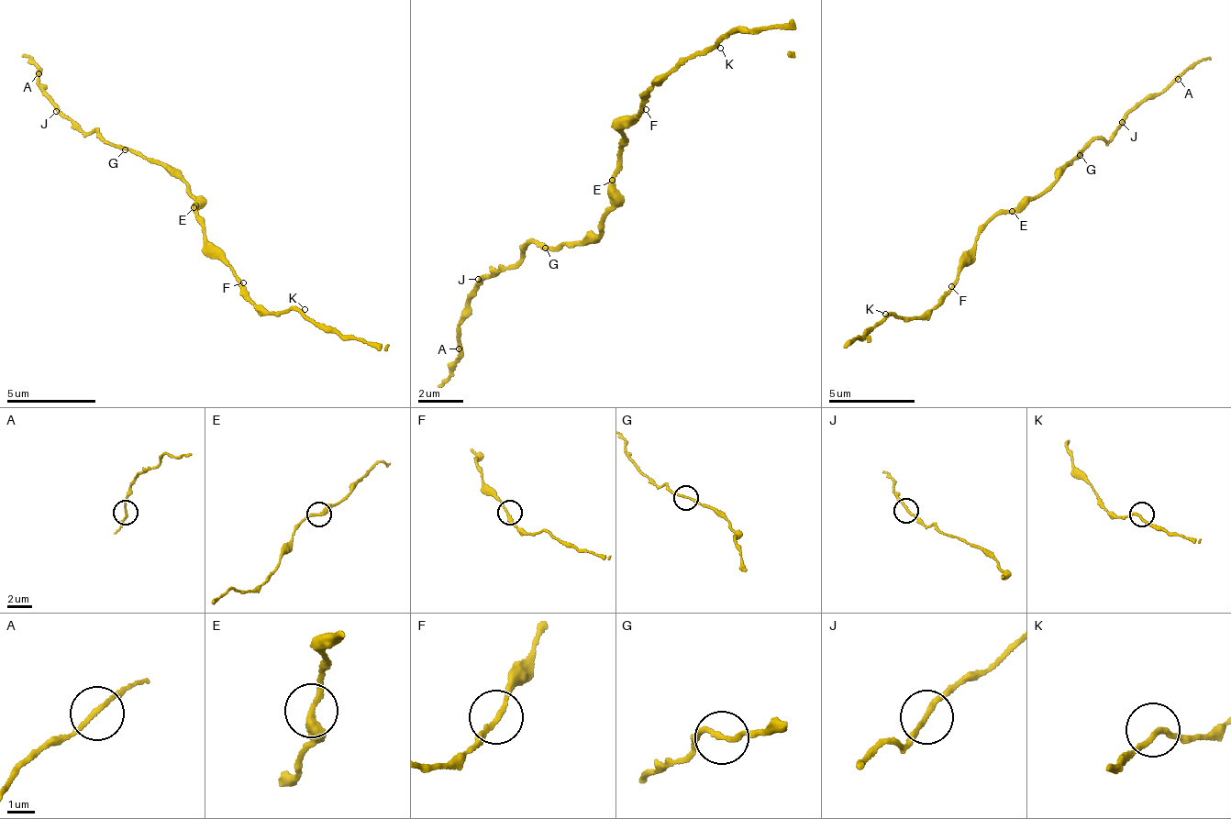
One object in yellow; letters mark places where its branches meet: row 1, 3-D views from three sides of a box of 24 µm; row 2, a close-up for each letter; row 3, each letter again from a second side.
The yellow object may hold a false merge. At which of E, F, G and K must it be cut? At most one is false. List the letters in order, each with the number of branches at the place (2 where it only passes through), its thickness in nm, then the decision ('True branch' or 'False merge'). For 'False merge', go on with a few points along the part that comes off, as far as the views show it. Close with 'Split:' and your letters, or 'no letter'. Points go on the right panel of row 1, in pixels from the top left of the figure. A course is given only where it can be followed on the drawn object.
E: Branches: 2. Thickness 280 nm. True branch
F: Branches: 2. Thickness 180 nm. True branch
G: Branches: 2. Thickness 160 nm. True branch
K: Branches: 2. Thickness 180 nm. True branch
Split: no letter

